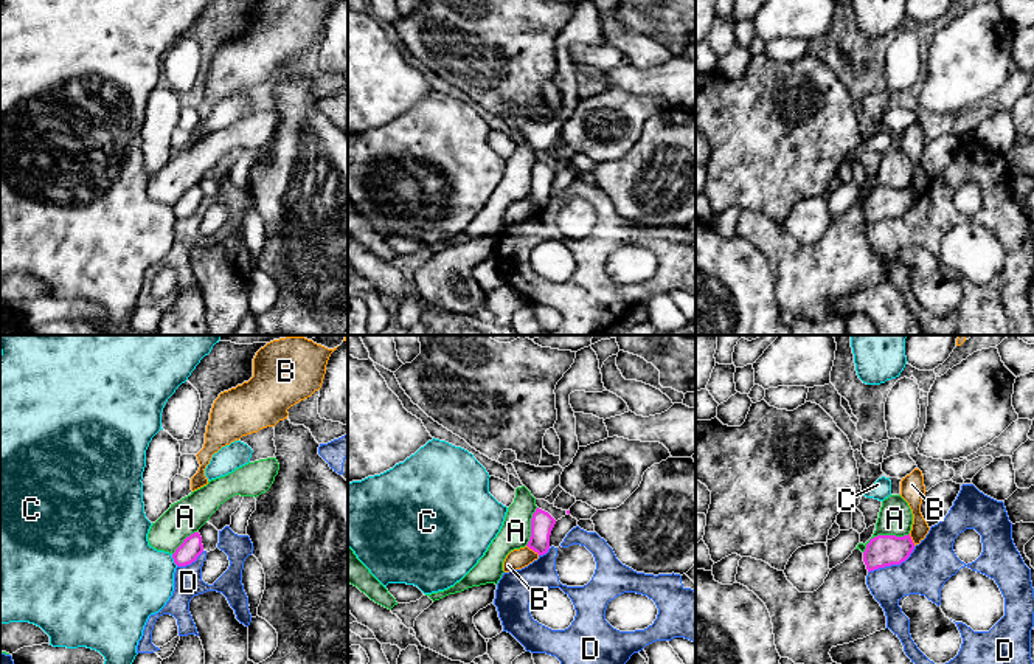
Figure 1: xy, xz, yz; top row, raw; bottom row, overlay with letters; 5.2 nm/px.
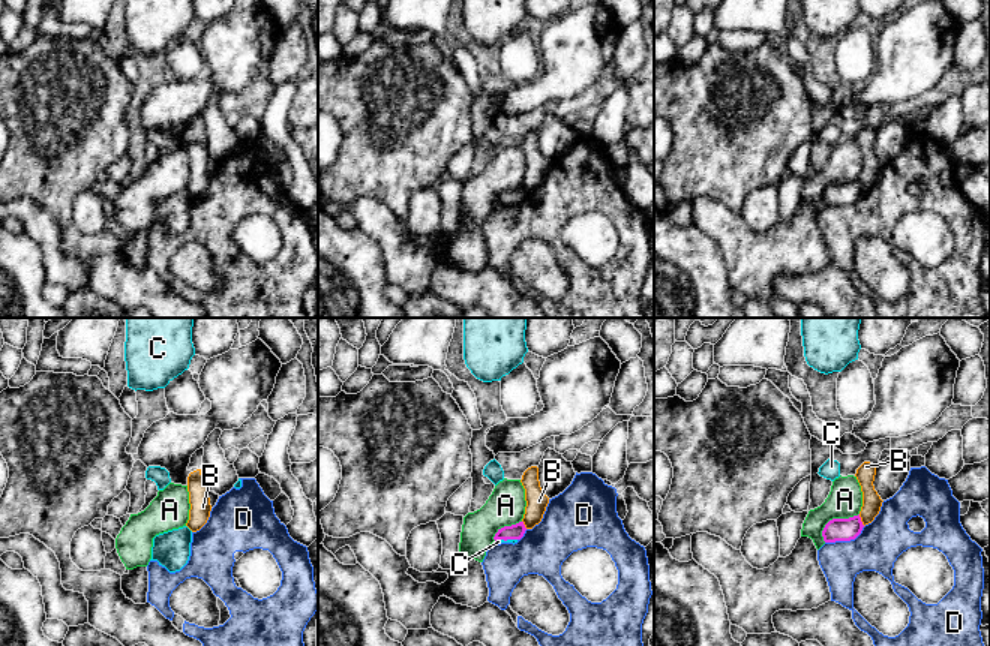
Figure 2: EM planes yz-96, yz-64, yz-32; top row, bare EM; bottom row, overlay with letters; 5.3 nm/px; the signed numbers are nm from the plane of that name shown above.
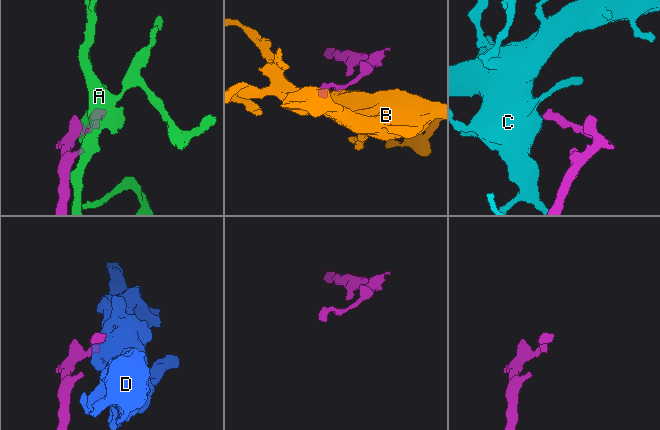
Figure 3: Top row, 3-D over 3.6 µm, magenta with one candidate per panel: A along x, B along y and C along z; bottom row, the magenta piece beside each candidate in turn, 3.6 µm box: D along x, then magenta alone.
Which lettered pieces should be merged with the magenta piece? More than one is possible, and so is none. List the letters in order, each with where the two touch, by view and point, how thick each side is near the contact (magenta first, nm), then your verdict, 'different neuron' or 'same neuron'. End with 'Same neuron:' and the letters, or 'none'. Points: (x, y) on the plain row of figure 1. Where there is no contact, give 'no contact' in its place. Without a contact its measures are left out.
A: meets magenta in yz at (882, 188); 160 nm thick on the magenta side, 180 nm on the other; different neuron
B: meets magenta in xz at (533, 202); 120 nm thick on the magenta side, 110 nm on the other; different neuron
C: meets magenta in xy at (174, 213); 110 nm thick on the magenta side, 400 nm on the other; different neuron
D: meets magenta in yz at (893, 216); 160 nm thick on the magenta side, 240 nm on the other; different neuron
Same neuron: none

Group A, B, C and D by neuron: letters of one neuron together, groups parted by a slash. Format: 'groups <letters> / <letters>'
groups A / B / C / D

